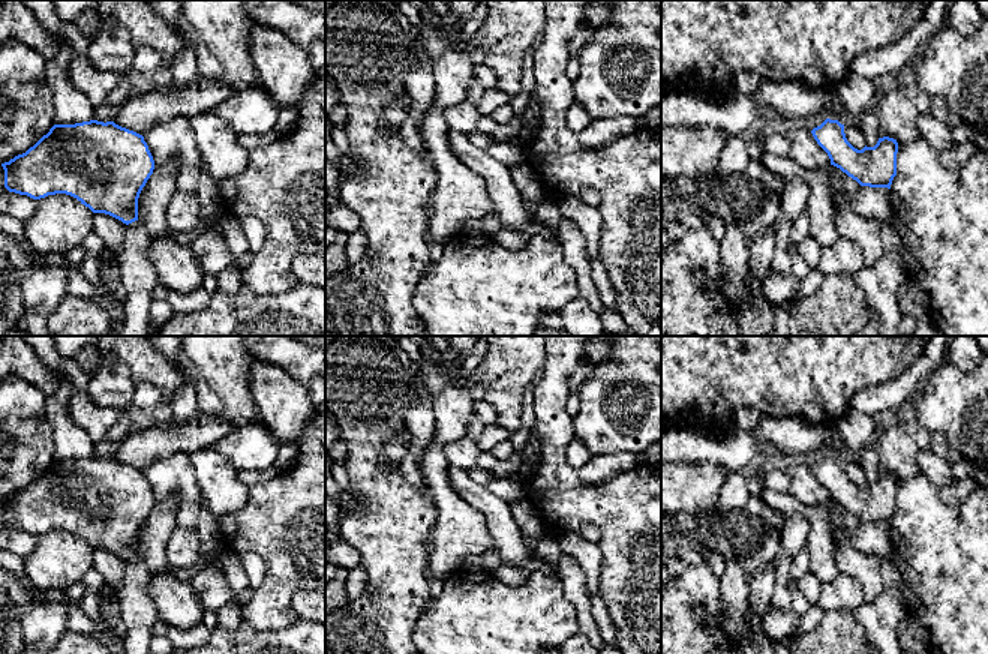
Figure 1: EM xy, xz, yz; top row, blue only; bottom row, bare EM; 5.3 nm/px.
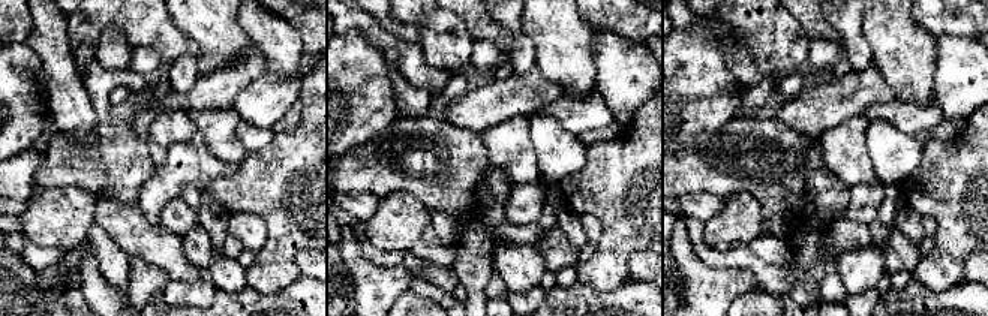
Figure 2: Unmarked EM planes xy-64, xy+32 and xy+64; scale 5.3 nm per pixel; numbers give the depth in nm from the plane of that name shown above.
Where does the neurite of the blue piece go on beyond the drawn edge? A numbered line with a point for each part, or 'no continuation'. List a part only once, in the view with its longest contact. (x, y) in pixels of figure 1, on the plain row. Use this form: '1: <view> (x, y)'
no continuation

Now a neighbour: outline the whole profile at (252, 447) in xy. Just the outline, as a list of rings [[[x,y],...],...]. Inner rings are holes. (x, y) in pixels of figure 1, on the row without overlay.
[[[261,418],[232,429],[213,447],[235,470],[265,470],[274,465],[279,446]]]

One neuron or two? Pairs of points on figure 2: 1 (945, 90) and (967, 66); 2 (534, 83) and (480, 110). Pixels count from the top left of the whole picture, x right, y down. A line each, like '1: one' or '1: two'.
1: one
2: one

